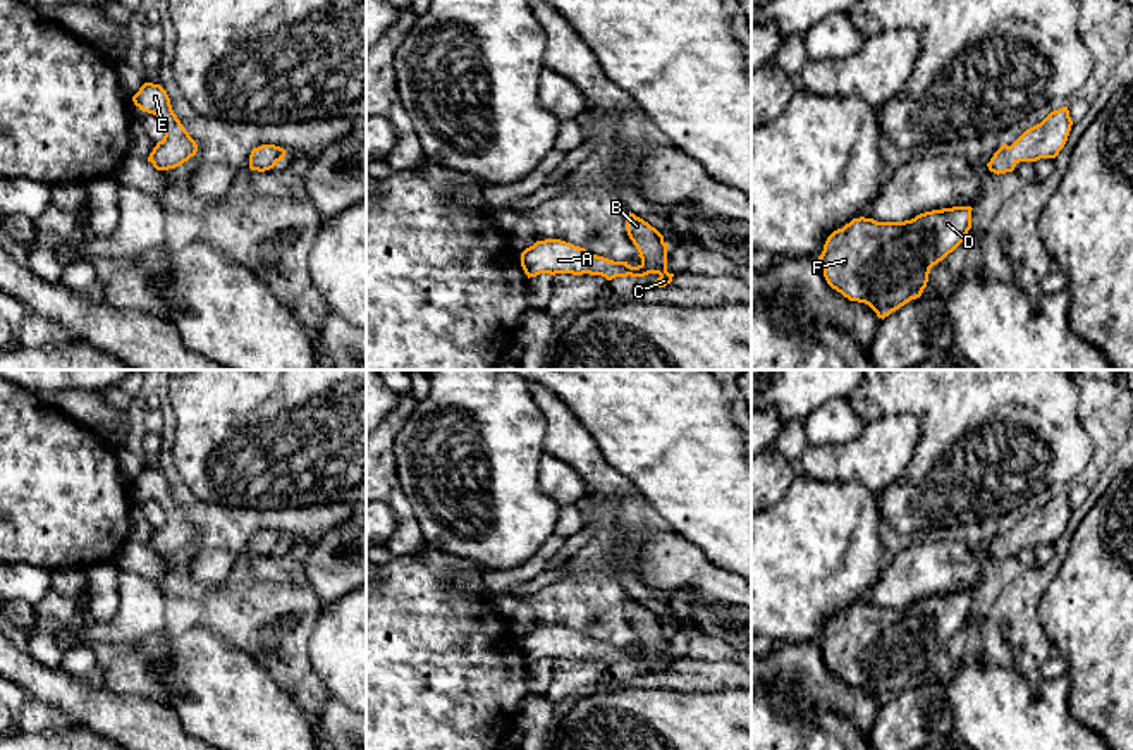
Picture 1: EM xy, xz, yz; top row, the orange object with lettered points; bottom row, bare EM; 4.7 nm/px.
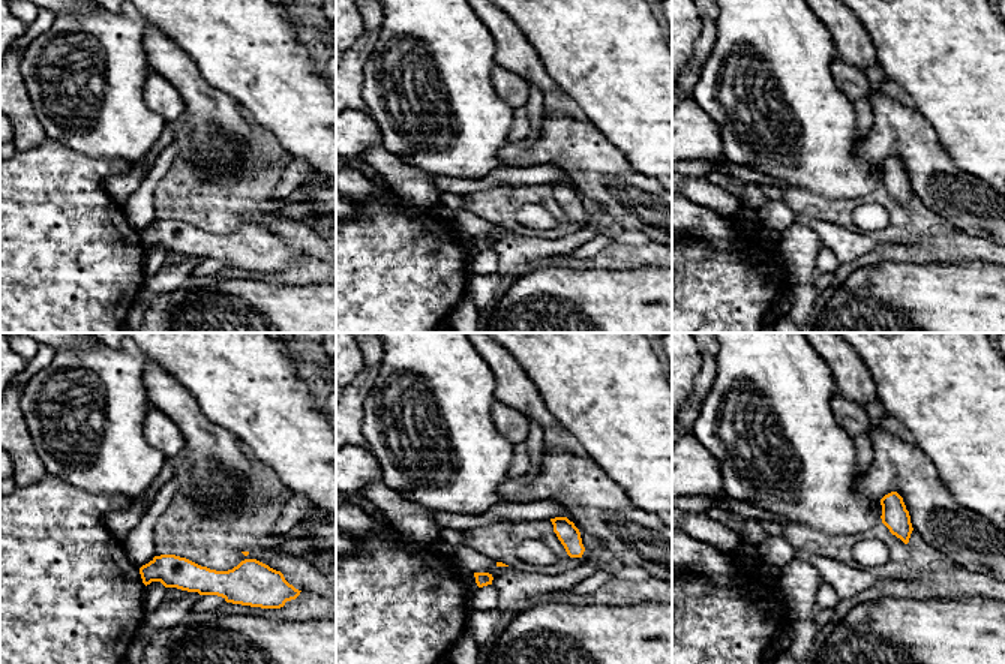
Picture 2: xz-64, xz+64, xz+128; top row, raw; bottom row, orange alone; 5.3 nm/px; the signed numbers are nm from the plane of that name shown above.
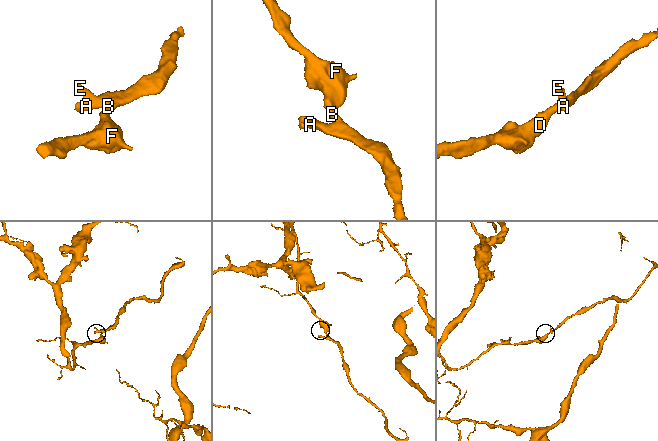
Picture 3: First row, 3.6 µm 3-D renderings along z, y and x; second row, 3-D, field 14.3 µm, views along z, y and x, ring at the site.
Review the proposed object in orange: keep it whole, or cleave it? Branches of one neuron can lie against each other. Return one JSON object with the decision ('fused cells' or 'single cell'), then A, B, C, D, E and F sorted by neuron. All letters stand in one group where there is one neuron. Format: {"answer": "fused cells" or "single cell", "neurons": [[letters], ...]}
{"answer": "single cell", "neurons": [["A", "B", "C", "D", "E", "F"]]}

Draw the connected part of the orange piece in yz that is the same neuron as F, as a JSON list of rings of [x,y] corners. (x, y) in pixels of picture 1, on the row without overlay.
[[[971,592],[932,595],[904,607],[853,604],[834,616],[818,642],[827,669],[849,686],[868,690],[879,704],[922,681],[934,650],[952,638],[971,614]]]

